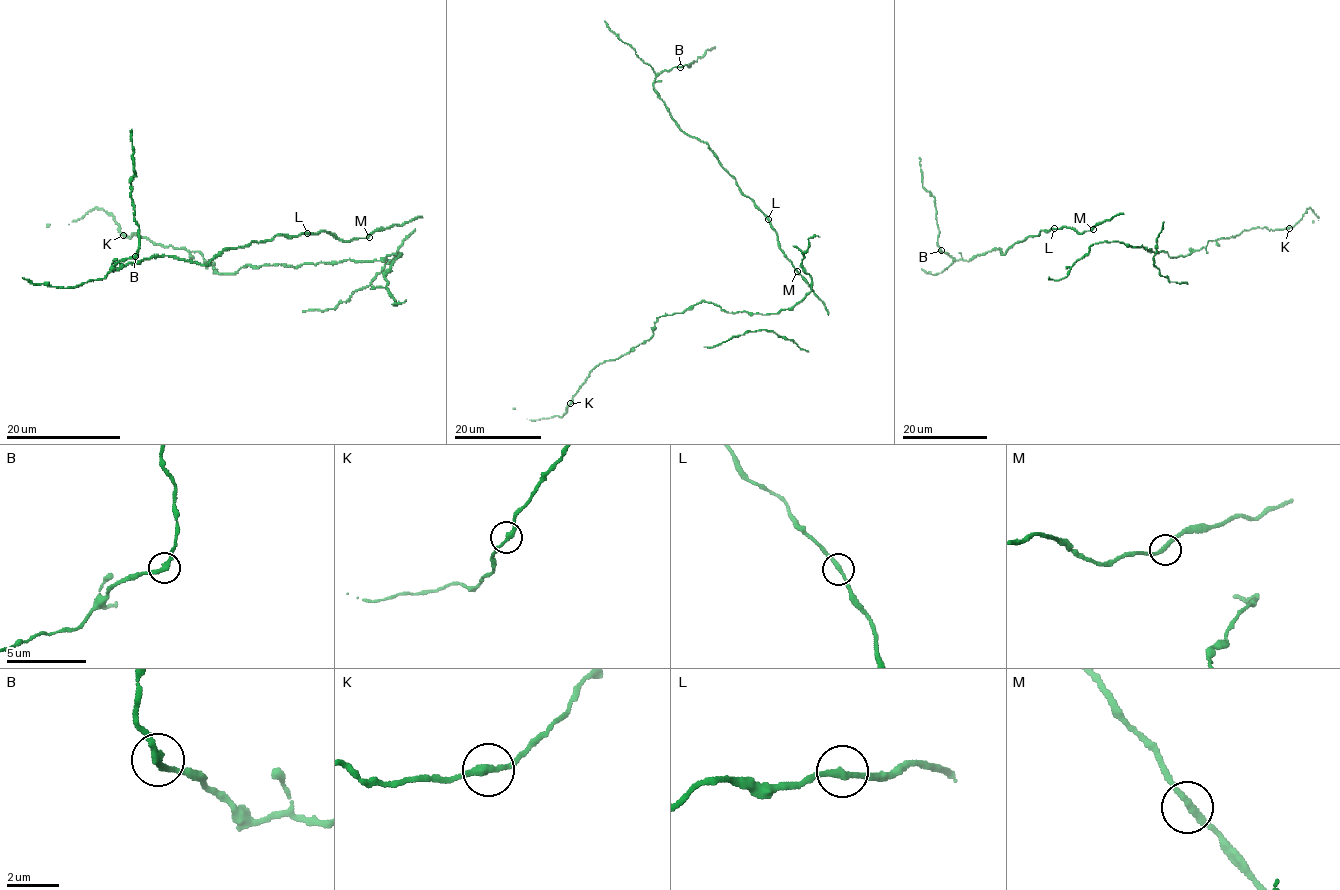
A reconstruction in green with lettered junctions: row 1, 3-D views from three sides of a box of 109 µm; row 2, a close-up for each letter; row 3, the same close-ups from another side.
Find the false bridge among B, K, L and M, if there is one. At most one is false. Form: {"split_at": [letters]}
{"split_at": []}

